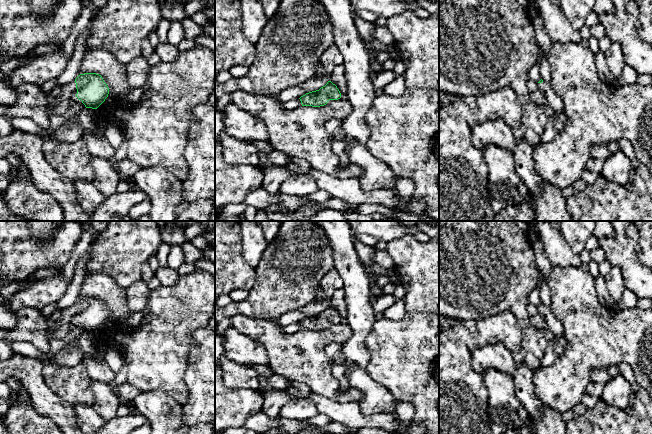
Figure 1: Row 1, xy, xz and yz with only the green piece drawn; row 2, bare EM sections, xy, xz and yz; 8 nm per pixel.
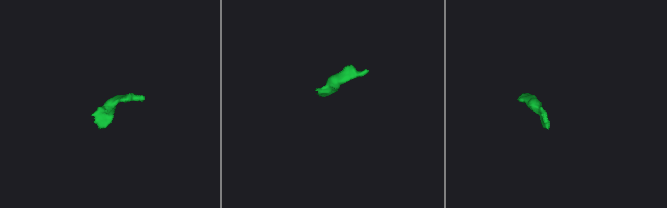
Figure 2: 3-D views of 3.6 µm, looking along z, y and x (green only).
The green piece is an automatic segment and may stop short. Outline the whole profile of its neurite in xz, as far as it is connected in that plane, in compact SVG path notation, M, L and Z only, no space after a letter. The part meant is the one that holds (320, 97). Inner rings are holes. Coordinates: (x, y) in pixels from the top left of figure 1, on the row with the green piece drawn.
M331 81L321 87L319 90L306 93L299 99L302 106L320 107L327 104L329 100L338 100L341 98L341 93L337 86Z

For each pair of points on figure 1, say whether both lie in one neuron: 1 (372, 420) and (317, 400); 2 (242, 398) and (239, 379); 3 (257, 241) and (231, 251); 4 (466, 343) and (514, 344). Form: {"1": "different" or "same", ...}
{"1": "same", "2": "different", "3": "different", "4": "same"}

